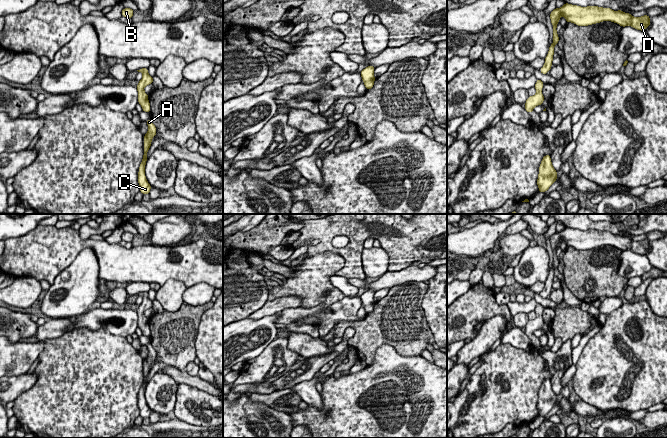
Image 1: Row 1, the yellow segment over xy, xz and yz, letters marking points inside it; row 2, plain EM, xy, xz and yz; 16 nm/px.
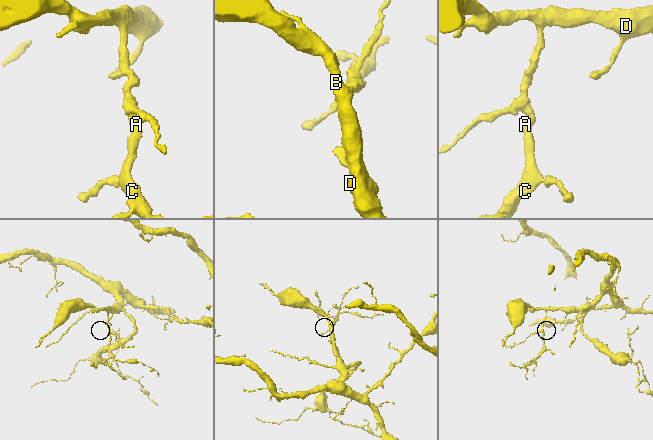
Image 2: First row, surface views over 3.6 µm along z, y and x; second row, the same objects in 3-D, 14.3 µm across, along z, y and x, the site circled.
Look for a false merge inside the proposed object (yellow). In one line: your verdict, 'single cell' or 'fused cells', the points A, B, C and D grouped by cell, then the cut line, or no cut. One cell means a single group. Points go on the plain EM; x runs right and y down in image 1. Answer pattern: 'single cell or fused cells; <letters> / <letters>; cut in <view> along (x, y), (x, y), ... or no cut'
single cell; A B C D; no cut

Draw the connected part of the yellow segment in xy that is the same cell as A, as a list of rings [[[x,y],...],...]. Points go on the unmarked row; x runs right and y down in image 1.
[[[151,343],[147,344],[146,346],[148,349],[148,356],[144,359],[144,379],[138,396],[138,407],[140,410],[140,416],[142,418],[149,418],[150,413],[152,412],[145,400],[145,389],[147,385],[147,376],[151,370],[152,362],[156,360],[157,355]]]

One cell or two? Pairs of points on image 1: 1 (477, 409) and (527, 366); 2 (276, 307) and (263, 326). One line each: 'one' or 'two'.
1: one
2: two

